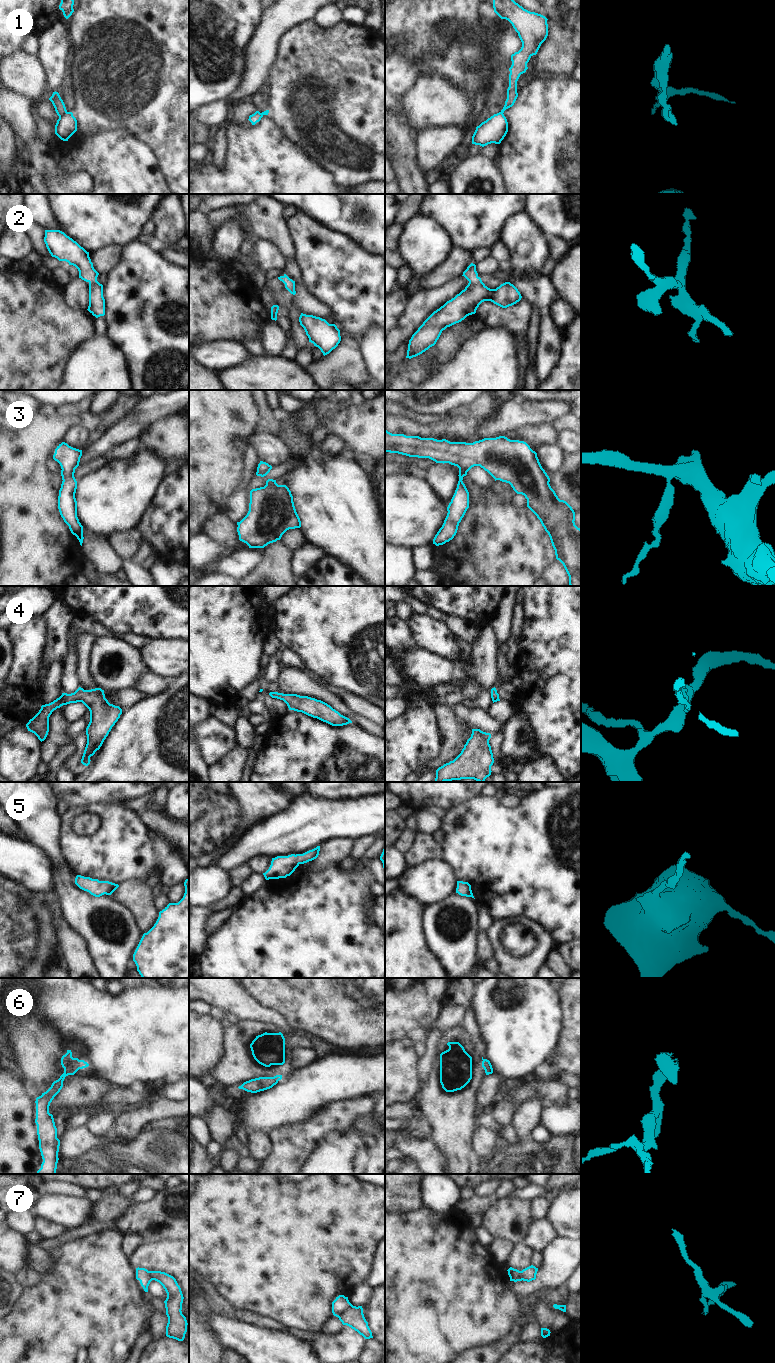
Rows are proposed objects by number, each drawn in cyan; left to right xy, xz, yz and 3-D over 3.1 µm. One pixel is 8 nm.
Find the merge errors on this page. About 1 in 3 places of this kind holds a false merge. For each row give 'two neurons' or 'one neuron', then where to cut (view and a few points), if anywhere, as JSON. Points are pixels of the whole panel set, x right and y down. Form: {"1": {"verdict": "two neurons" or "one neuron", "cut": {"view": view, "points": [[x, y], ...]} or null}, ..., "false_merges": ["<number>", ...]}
{"1": {"verdict": "two neurons", "cut": {"view": "xy", "points": [[66, 111], [59, 116]]}}, "2": {"verdict": "one neuron", "cut": null}, "3": {"verdict": "one neuron", "cut": null}, "4": {"verdict": "one neuron", "cut": null}, "5": {"verdict": "one neuron", "cut": null}, "6": {"verdict": "two neurons", "cut": {"view": "xy", "points": [[79, 1060], [77, 1062], [78, 1068]]}}, "7": {"verdict": "two neurons", "cut": {"view": "xz", "points": [[352, 1305], [337, 1316]]}}, "false_merges": ["1", "6", "7"]}

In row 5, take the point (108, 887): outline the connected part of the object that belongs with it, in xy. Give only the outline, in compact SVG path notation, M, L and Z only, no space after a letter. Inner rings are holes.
M77 875L75 884L82 890L89 892L95 897L100 897L104 894L111 895L118 887L118 884L109 881L99 881L90 877Z

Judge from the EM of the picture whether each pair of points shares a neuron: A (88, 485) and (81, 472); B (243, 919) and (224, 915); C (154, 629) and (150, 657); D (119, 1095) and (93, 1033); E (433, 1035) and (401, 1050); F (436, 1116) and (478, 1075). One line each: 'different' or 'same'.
A: different
B: different
C: different
D: different
E: different
F: same

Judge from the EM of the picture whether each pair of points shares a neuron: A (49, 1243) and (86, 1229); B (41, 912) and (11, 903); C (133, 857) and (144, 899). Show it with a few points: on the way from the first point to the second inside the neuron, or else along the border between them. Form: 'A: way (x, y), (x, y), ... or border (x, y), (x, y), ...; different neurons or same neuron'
A: way (58, 1241), (73, 1233), (77, 1233); same neuron
B: way (34, 912), (20, 912), (18, 910); same neuron
C: border (144, 880), (128, 880), (119, 885); different neurons

